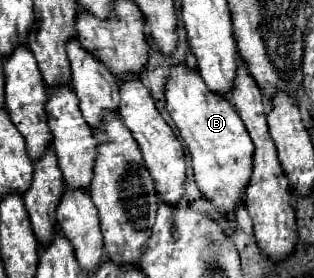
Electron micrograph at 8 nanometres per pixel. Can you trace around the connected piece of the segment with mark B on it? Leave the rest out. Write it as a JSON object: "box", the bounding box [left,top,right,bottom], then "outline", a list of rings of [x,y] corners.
{"box":[166,66,254,214],"outline":[[[188,66],[172,68],[166,84],[166,108],[190,150],[194,182],[200,194],[210,200],[220,214],[234,212],[240,204],[244,204],[244,188],[248,188],[252,174],[254,152],[252,138],[248,136],[238,112],[228,100],[212,94],[204,86],[198,72],[190,70]]]}

